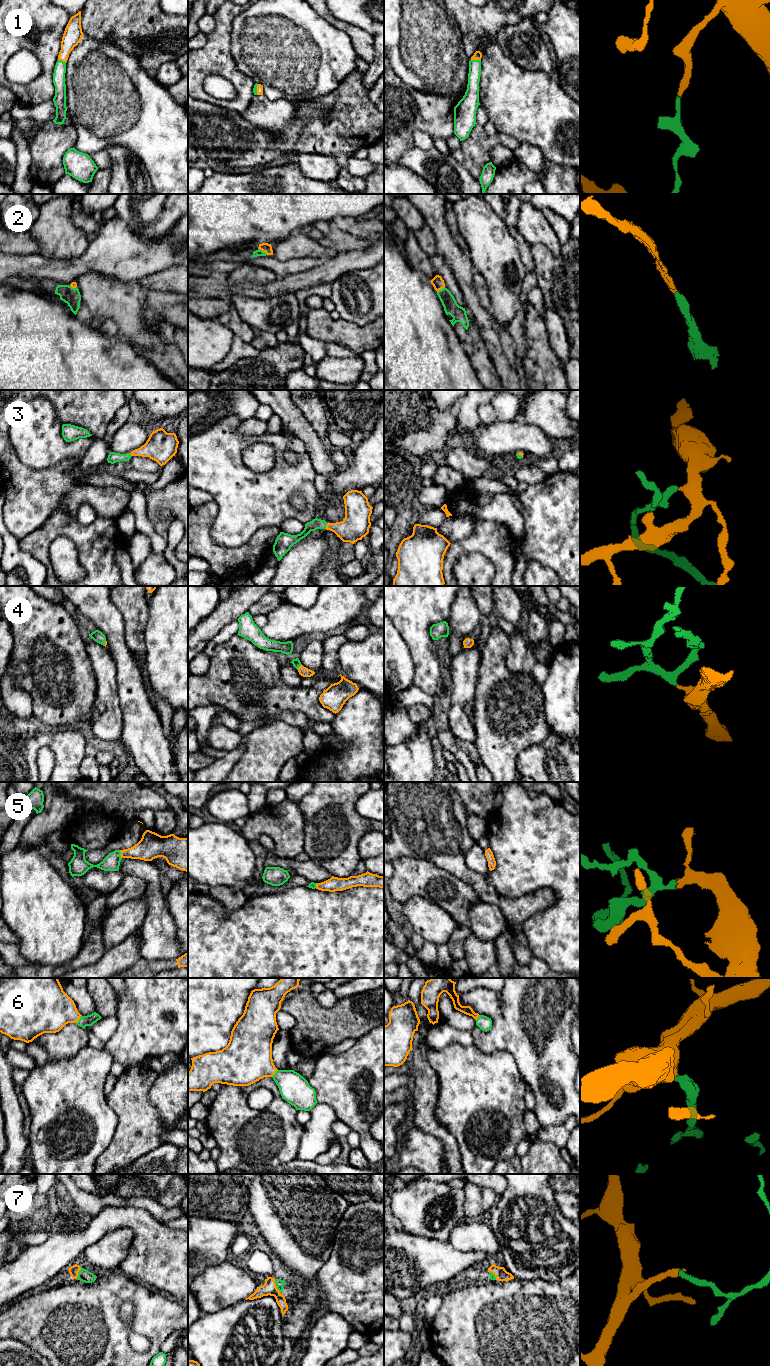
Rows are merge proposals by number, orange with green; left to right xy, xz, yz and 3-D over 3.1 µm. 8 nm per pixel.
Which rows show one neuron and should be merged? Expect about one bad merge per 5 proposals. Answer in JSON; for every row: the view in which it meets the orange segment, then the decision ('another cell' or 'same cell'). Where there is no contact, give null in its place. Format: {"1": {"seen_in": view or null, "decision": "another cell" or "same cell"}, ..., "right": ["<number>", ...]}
{"1": {"seen_in": "yz", "decision": "same cell"}, "2": {"seen_in": "xz", "decision": "same cell"}, "3": {"seen_in": "xz", "decision": "same cell"}, "4": {"seen_in": "xz", "decision": "same cell"}, "5": {"seen_in": "xy", "decision": "same cell"}, "6": {"seen_in": "xy", "decision": "same cell"}, "7": {"seen_in": "xz", "decision": "same cell"}, "right": ["1", "2", "3", "4", "5", "6", "7"]}

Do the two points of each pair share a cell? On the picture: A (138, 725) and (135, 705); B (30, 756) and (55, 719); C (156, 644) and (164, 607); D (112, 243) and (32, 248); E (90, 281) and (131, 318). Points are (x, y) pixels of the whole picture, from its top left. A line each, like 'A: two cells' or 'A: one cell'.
A: one cell
B: two cells
C: one cell
D: two cells
E: one cell

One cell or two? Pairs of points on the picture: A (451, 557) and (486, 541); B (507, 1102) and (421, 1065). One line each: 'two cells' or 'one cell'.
A: one cell
B: two cells

